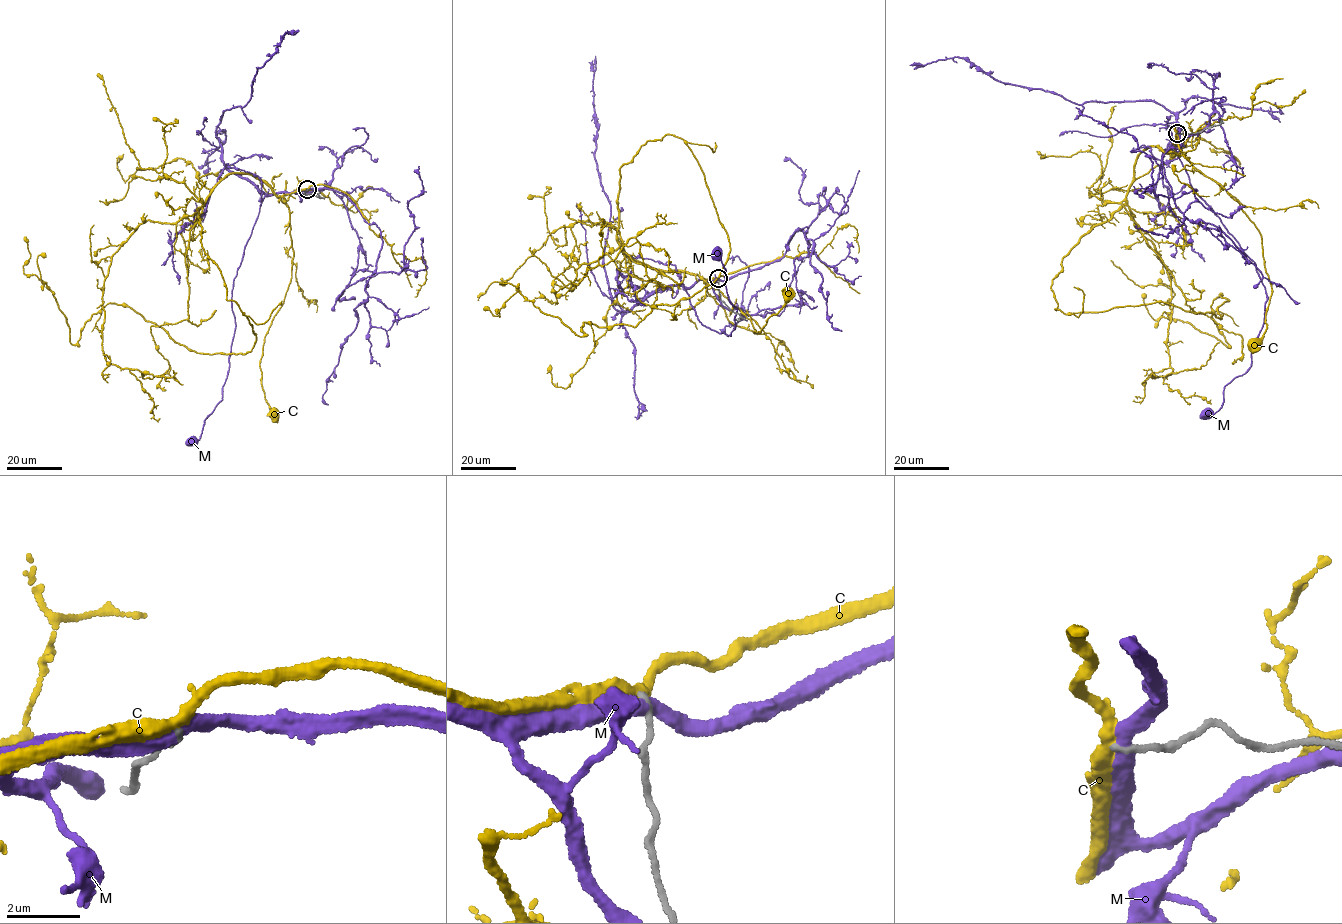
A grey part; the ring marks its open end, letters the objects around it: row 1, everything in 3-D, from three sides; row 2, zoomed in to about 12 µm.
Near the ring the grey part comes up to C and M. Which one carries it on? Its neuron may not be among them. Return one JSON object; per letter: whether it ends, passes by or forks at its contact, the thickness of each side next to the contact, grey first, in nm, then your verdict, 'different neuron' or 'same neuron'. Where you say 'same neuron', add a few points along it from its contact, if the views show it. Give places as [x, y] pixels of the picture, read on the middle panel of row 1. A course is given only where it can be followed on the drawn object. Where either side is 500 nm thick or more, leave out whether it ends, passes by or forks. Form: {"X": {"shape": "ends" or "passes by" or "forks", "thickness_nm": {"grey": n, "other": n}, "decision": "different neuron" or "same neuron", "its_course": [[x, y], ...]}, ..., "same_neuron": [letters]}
{"C": {"shape": "passes by", "thickness_nm": {"grey": 130, "other": 360}, "decision": "different neuron"}, "M": {"shape": "passes by", "thickness_nm": {"grey": 170, "other": 400}, "decision": "different neuron"}, "same_neuron": []}

